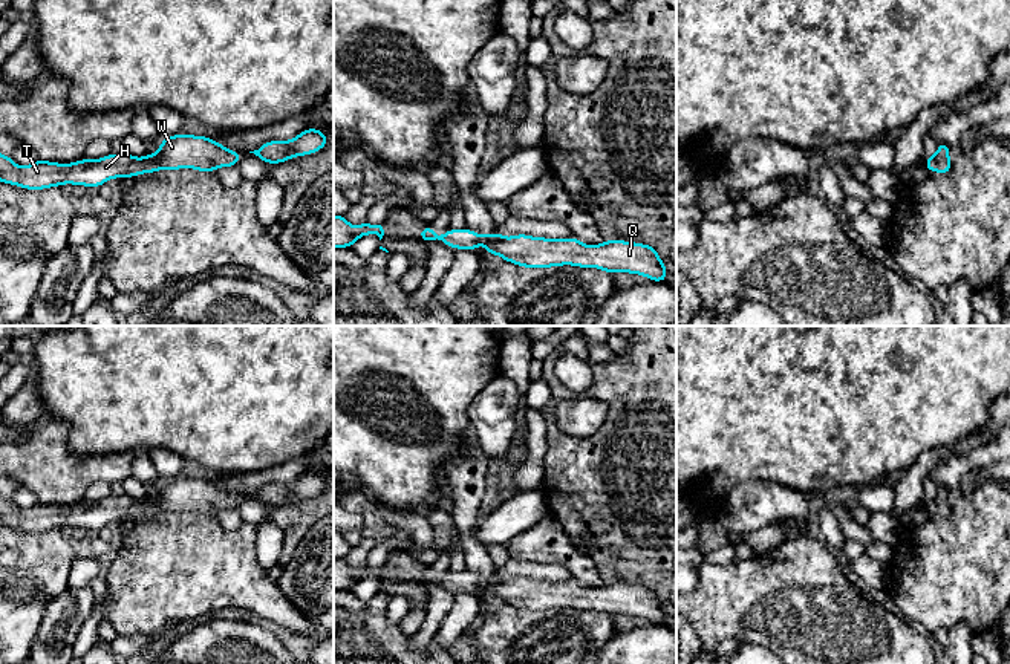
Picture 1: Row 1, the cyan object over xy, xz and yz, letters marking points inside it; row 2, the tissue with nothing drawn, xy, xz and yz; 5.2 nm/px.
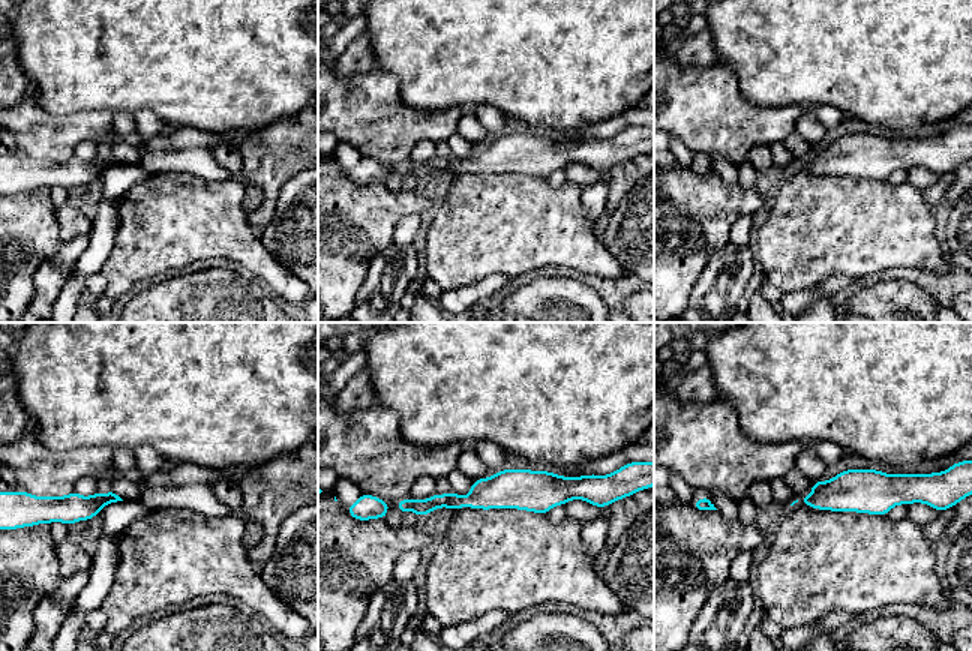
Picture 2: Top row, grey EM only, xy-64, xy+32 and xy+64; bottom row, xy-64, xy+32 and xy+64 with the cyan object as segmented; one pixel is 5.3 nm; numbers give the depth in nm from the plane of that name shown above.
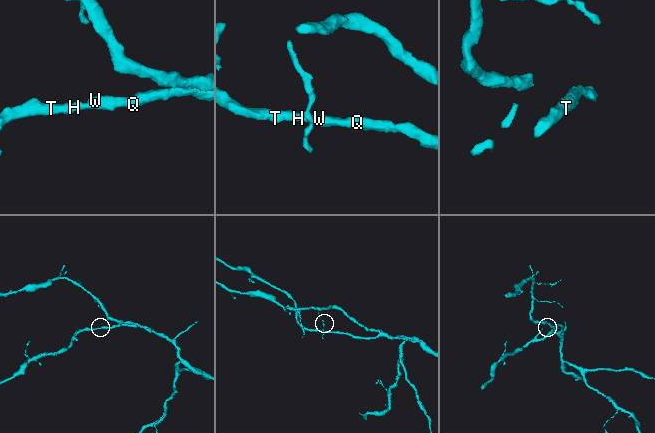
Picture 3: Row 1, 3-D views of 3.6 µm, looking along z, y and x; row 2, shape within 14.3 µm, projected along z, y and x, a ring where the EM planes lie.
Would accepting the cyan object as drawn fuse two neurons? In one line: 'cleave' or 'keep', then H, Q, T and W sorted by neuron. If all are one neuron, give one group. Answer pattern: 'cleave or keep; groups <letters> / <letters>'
keep; groups H Q T W

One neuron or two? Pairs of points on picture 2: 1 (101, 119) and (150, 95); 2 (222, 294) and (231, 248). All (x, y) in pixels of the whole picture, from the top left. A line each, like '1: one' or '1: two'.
1: two
2: two

